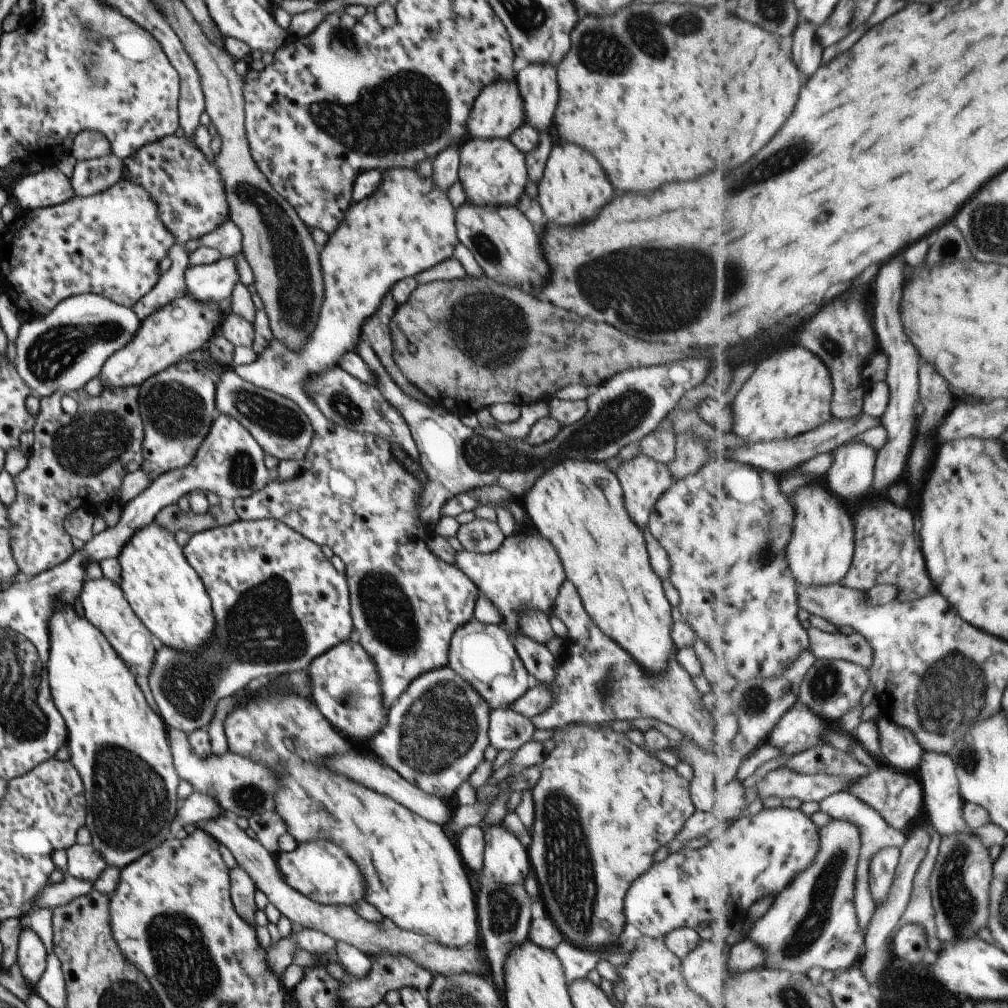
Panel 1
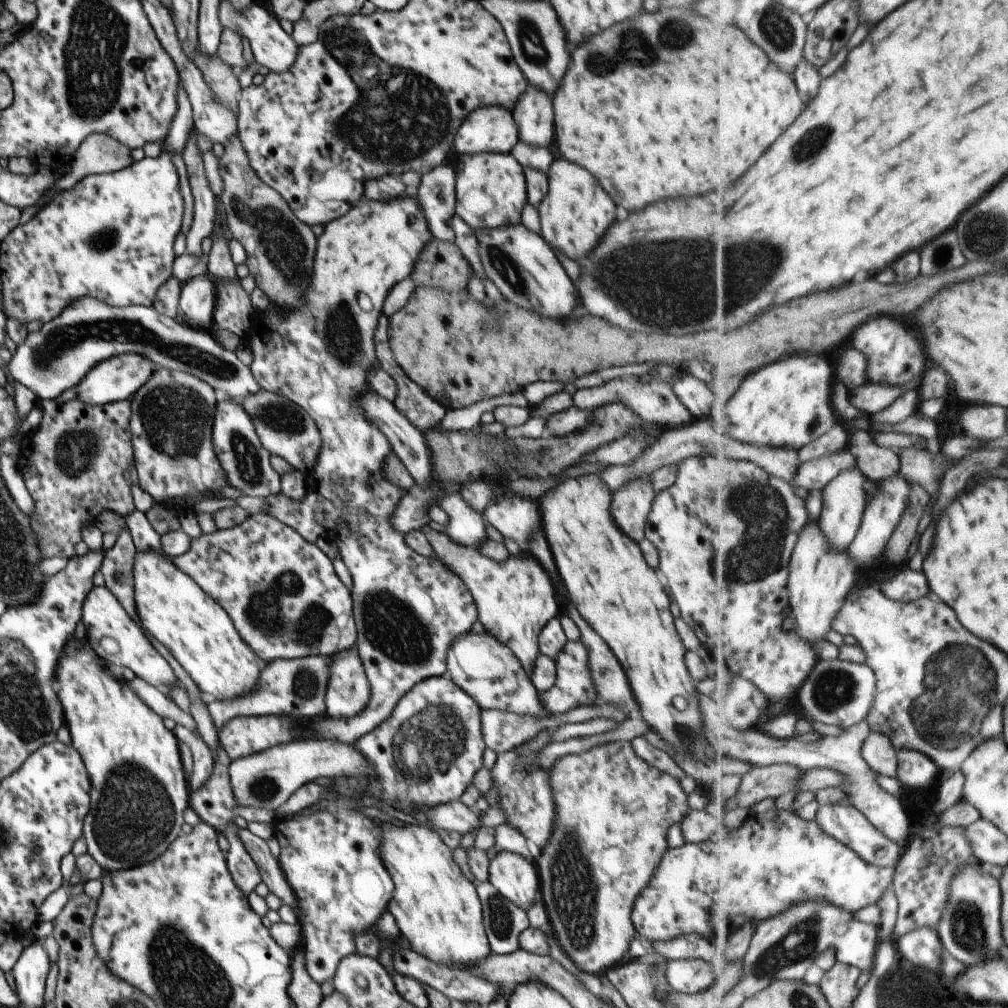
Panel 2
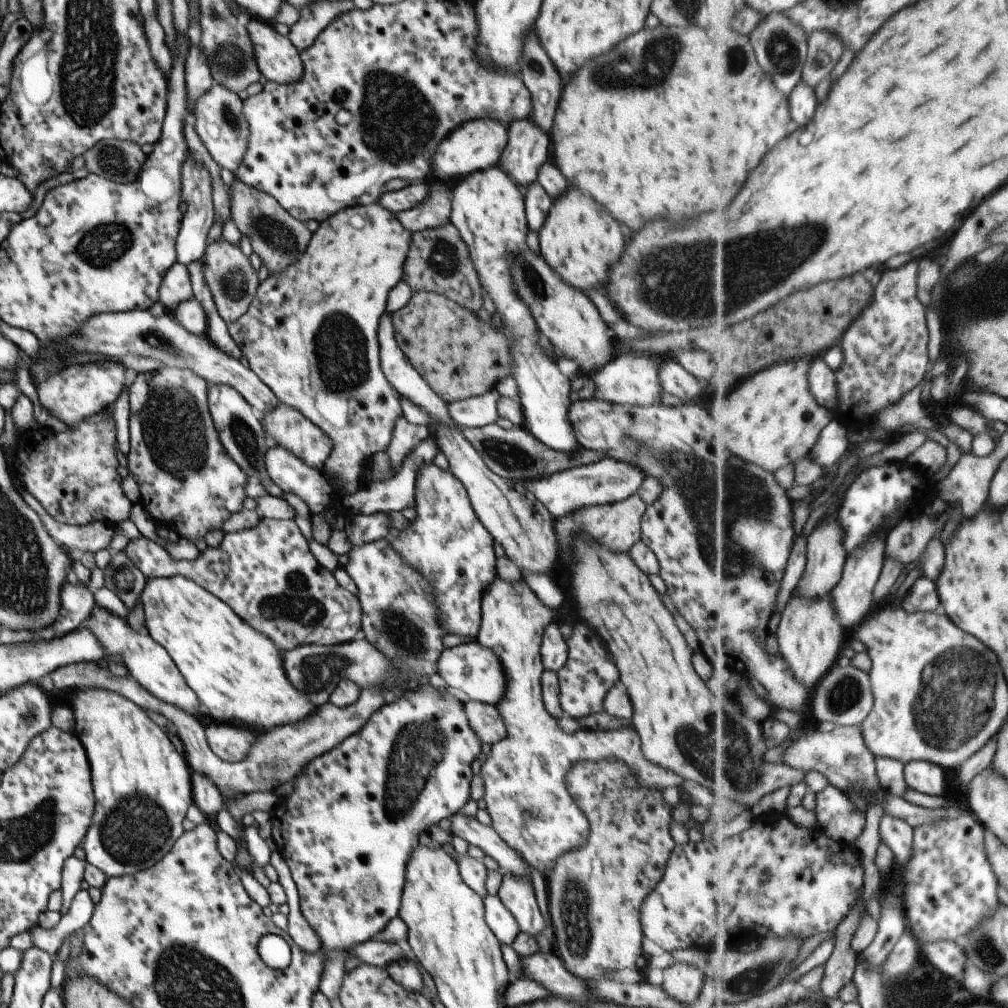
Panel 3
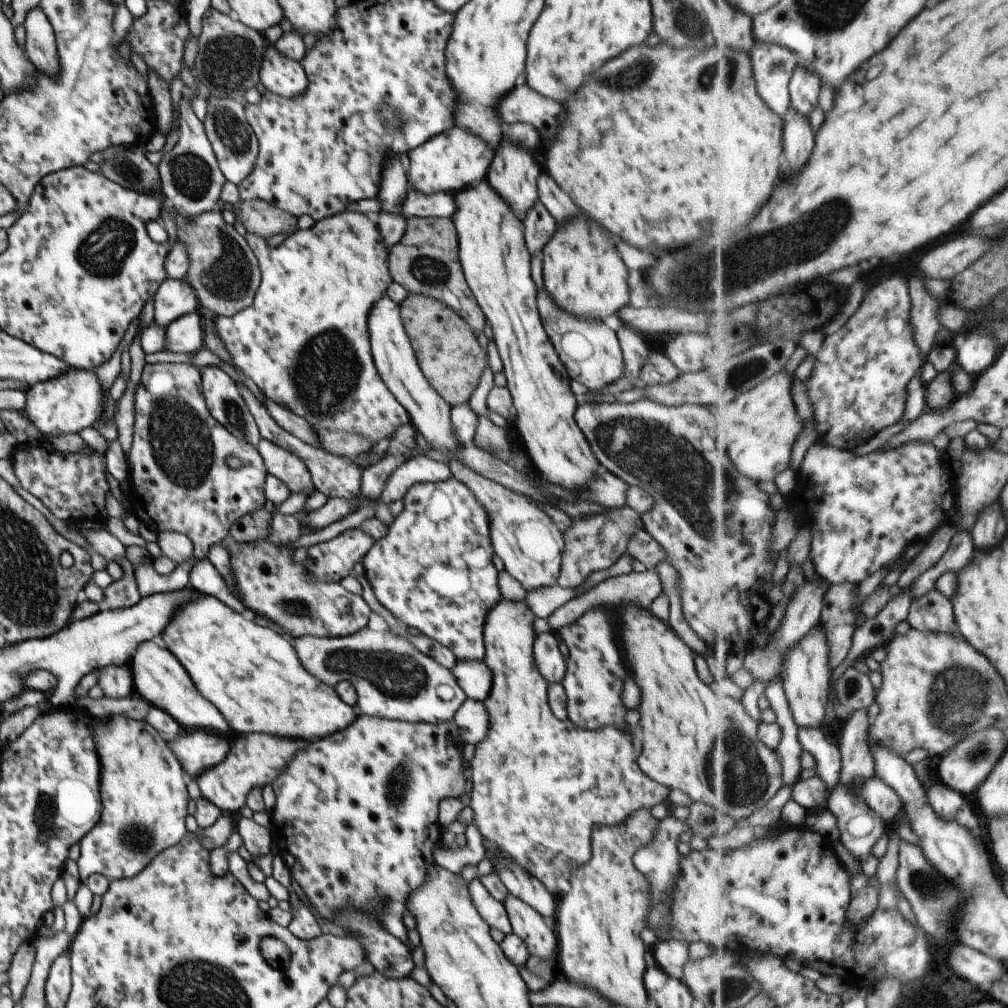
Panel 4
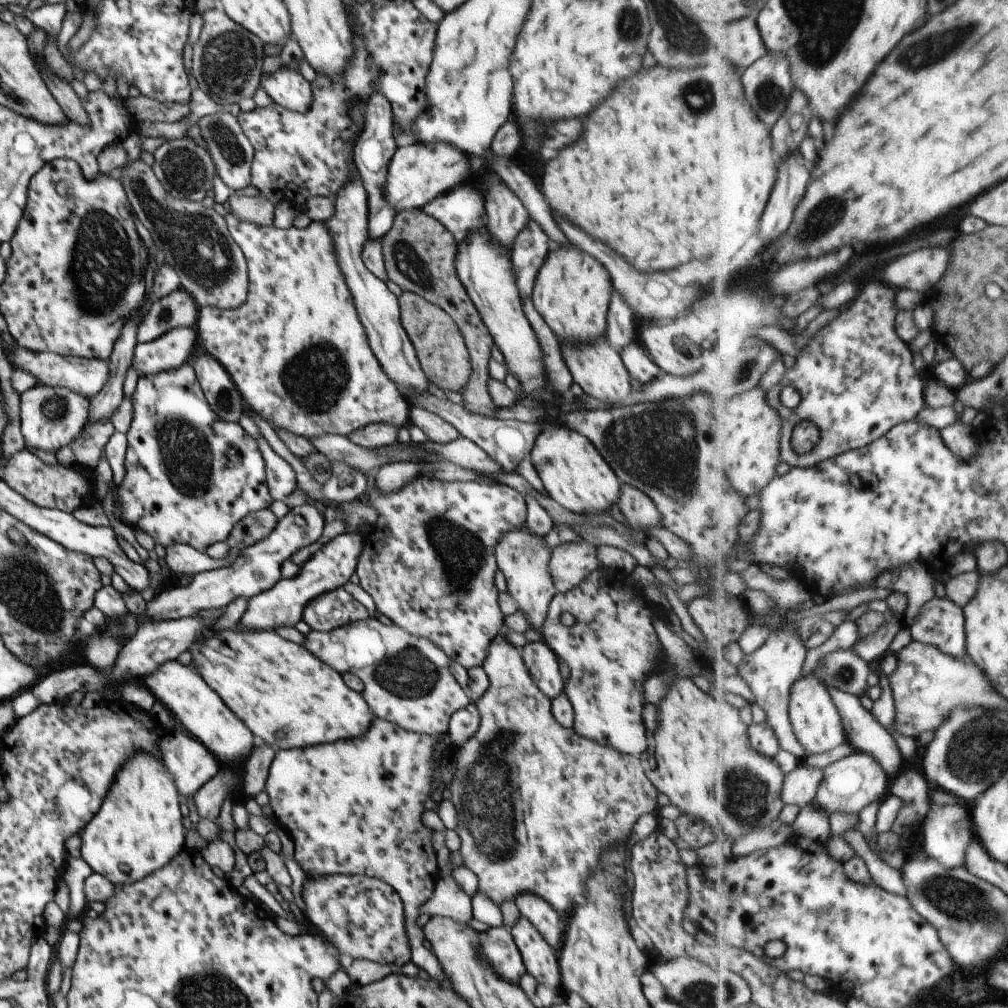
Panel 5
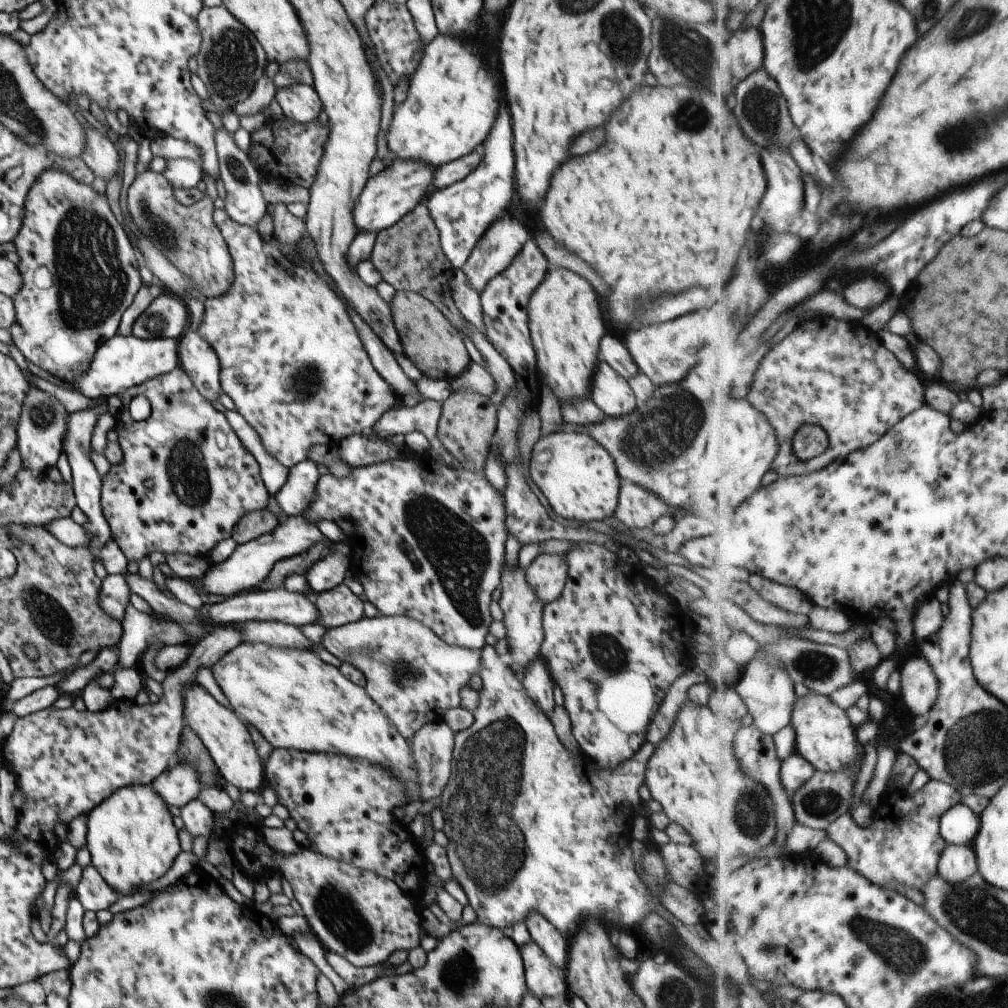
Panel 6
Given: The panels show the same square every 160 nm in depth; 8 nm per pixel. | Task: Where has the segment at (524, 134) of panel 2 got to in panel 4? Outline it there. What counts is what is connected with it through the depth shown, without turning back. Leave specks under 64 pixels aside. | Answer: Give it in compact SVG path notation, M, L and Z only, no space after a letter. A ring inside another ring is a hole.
M501 140L497 146L497 152L493 156L493 162L489 164L485 180L519 218L519 214L529 210L529 206L533 206L533 202L537 200L537 194L535 194L537 174L539 174L539 166L525 148L513 144L511 140Z

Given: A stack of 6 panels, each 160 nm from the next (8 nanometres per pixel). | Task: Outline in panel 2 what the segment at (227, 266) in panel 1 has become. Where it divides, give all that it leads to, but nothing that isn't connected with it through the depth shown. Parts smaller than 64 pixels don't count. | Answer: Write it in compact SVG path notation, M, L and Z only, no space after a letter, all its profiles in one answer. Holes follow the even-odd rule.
M208 274L194 276L181 284L178 310L188 326L210 330L215 301L214 279Z

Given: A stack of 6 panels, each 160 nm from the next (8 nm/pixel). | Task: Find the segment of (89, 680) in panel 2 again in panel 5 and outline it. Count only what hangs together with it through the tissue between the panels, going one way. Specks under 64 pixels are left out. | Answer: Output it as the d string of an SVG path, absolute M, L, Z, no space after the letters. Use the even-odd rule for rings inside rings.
M135 751L118 768L95 816L80 830L80 858L93 873L104 876L112 885L134 883L161 868L176 852L185 848L185 830L181 825L179 797L174 780L160 754Z

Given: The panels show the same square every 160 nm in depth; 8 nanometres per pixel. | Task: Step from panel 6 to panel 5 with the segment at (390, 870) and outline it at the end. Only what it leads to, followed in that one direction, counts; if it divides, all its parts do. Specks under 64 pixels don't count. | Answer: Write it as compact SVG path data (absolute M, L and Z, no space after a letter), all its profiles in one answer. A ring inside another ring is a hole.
M373 717L368 724L367 730L363 736L338 740L335 742L307 746L307 748L277 749L274 752L271 764L268 768L264 791L268 796L268 804L272 810L272 818L276 824L282 828L283 832L289 836L293 843L293 858L298 867L304 872L306 878L314 879L317 877L326 877L329 875L365 875L374 879L379 879L388 884L399 895L402 904L404 916L404 931L410 948L410 961L419 969L425 970L429 978L437 981L439 986L448 987L444 972L435 958L435 955L427 948L423 947L424 934L422 930L415 925L415 920L419 916L417 907L423 904L433 892L434 884L439 878L437 863L435 863L435 852L431 847L432 830L423 824L421 814L423 814L424 800L432 792L432 772L436 770L436 756L434 747L437 746L437 739L434 736L426 734L417 734L416 732L406 731L395 723Z

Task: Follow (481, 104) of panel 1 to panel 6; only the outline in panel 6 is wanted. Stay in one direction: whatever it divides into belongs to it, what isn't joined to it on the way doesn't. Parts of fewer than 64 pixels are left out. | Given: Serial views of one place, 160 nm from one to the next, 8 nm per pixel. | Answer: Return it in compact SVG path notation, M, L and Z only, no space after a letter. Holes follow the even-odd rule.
M392 160L389 166L373 176L369 176L353 208L352 217L359 231L381 231L395 224L402 216L411 212L417 203L424 202L432 189L432 179L436 168L424 162Z

